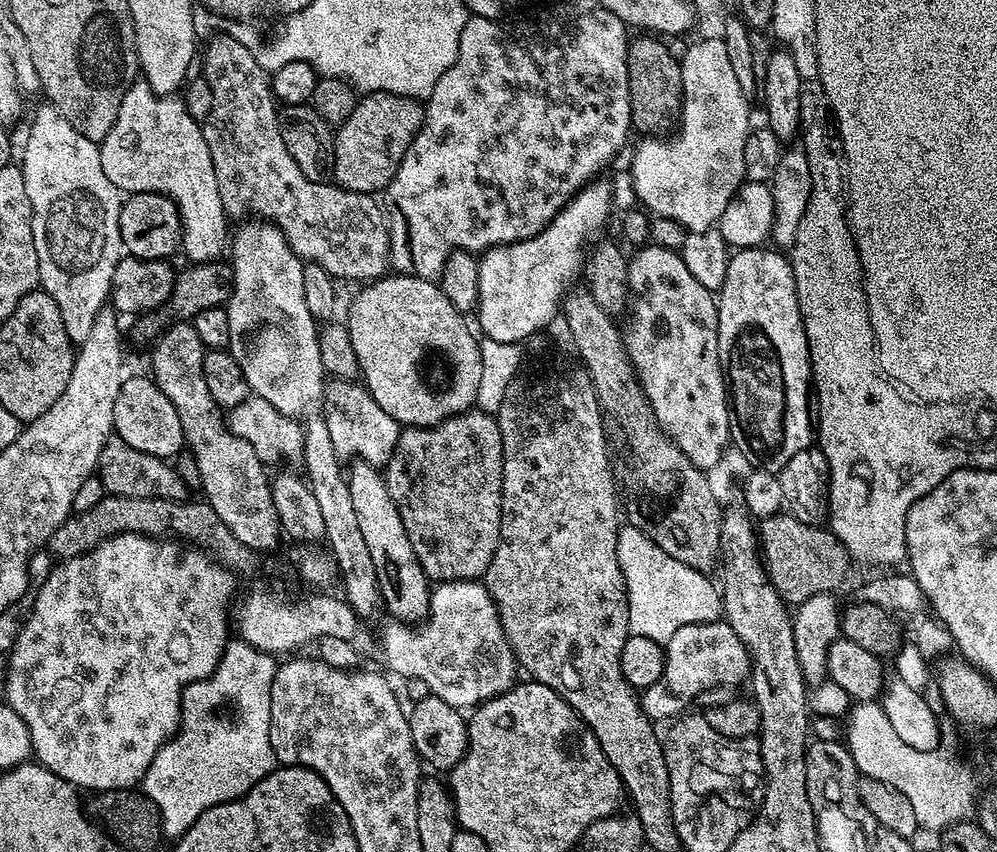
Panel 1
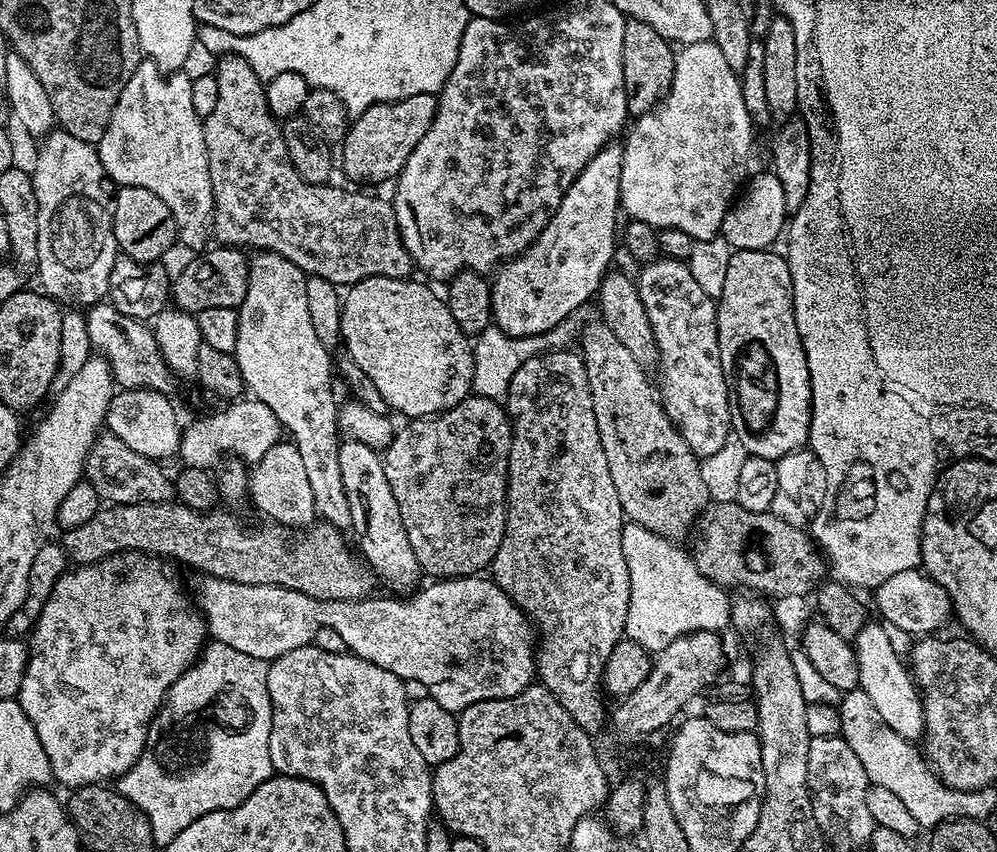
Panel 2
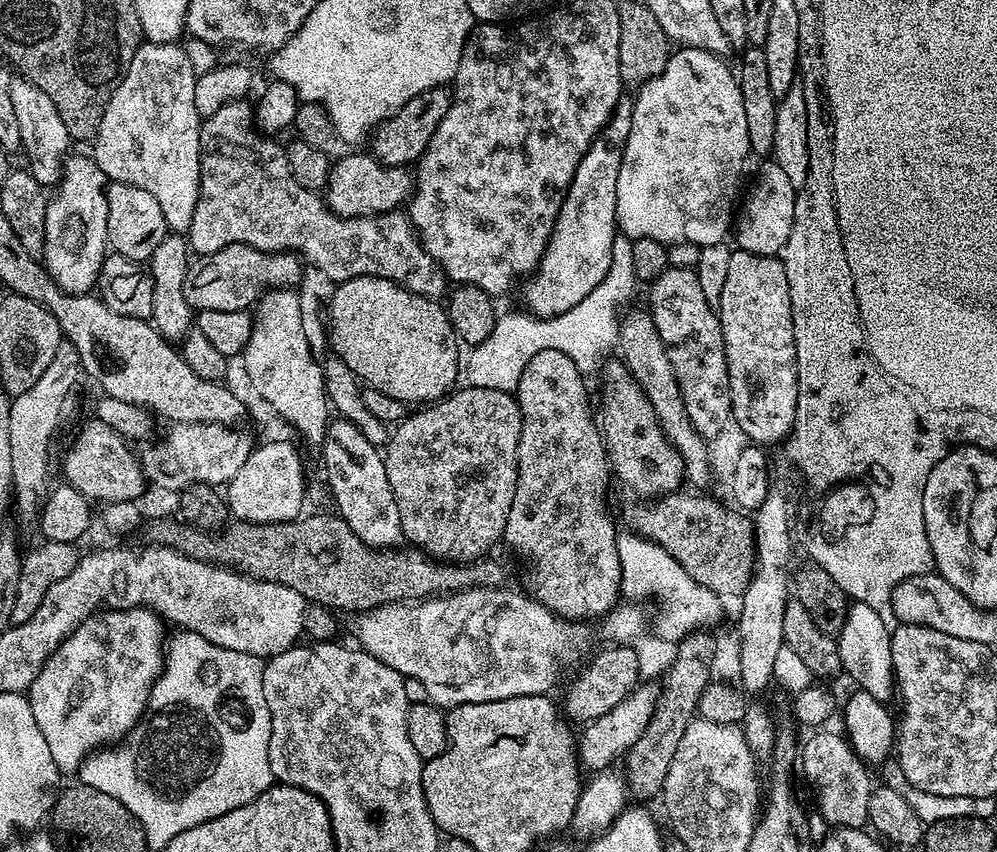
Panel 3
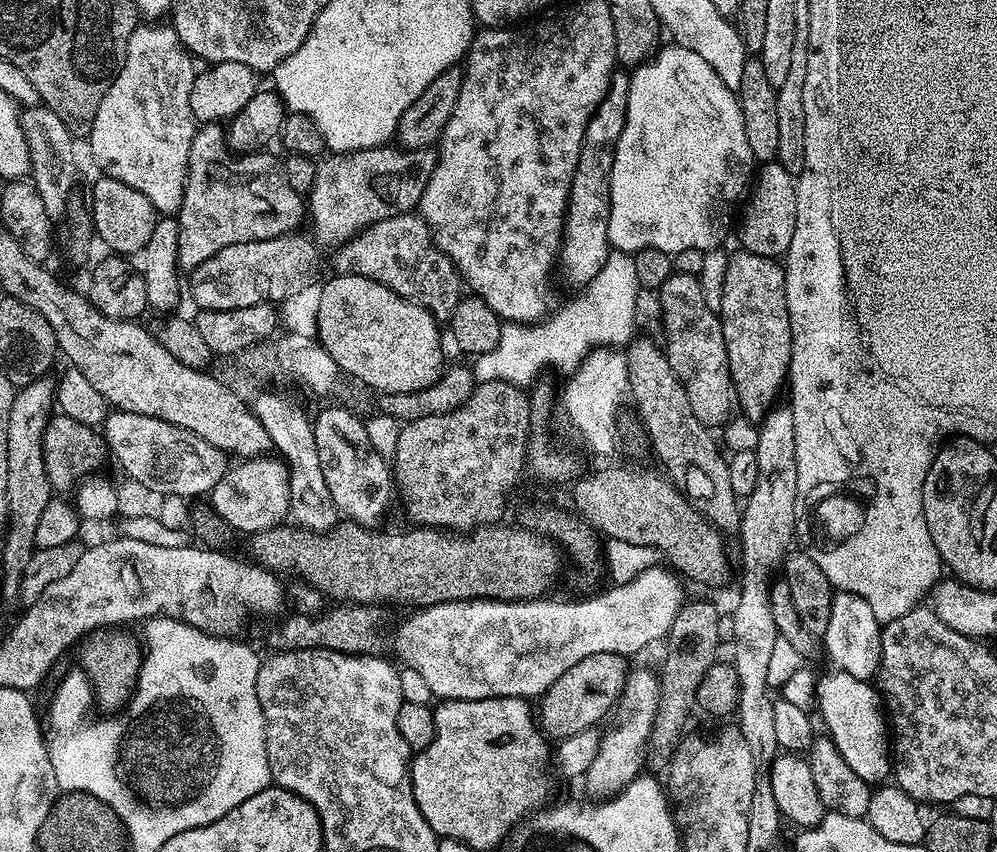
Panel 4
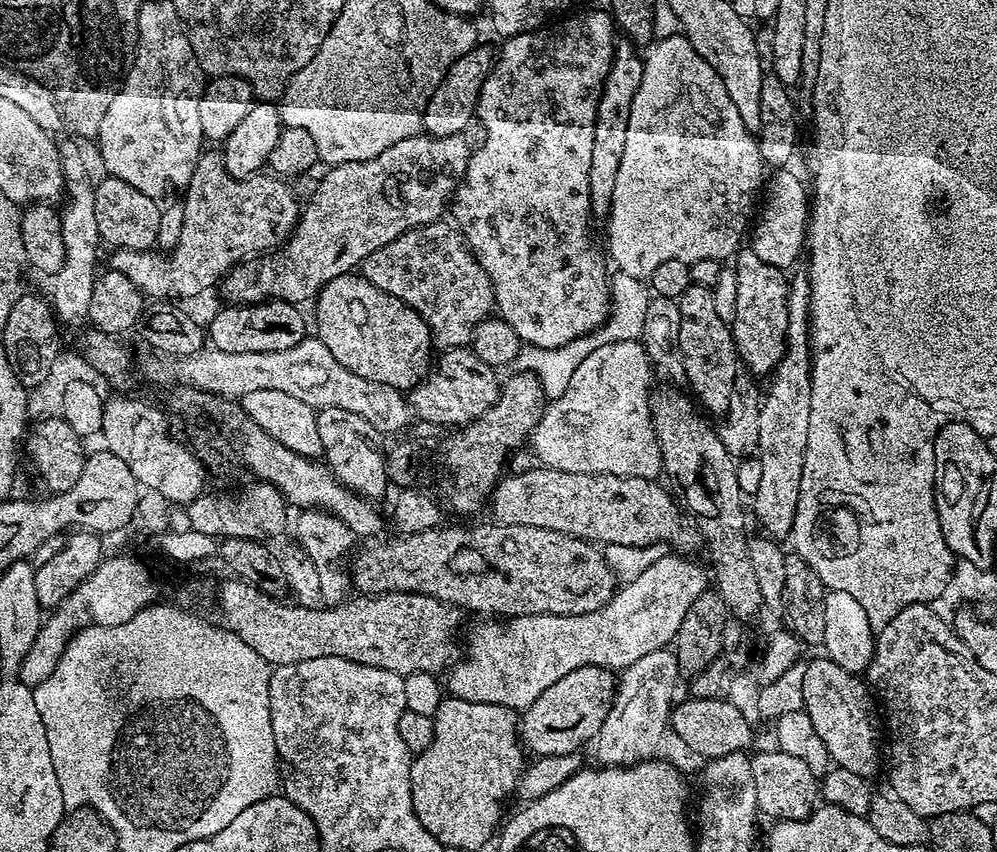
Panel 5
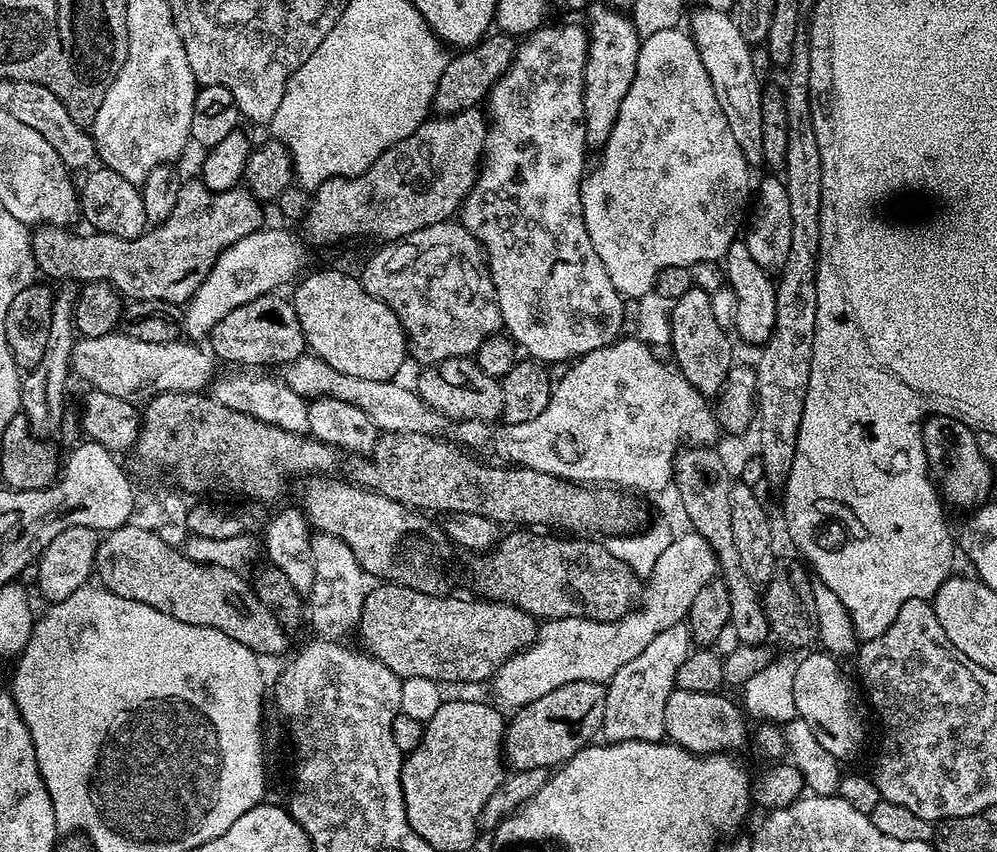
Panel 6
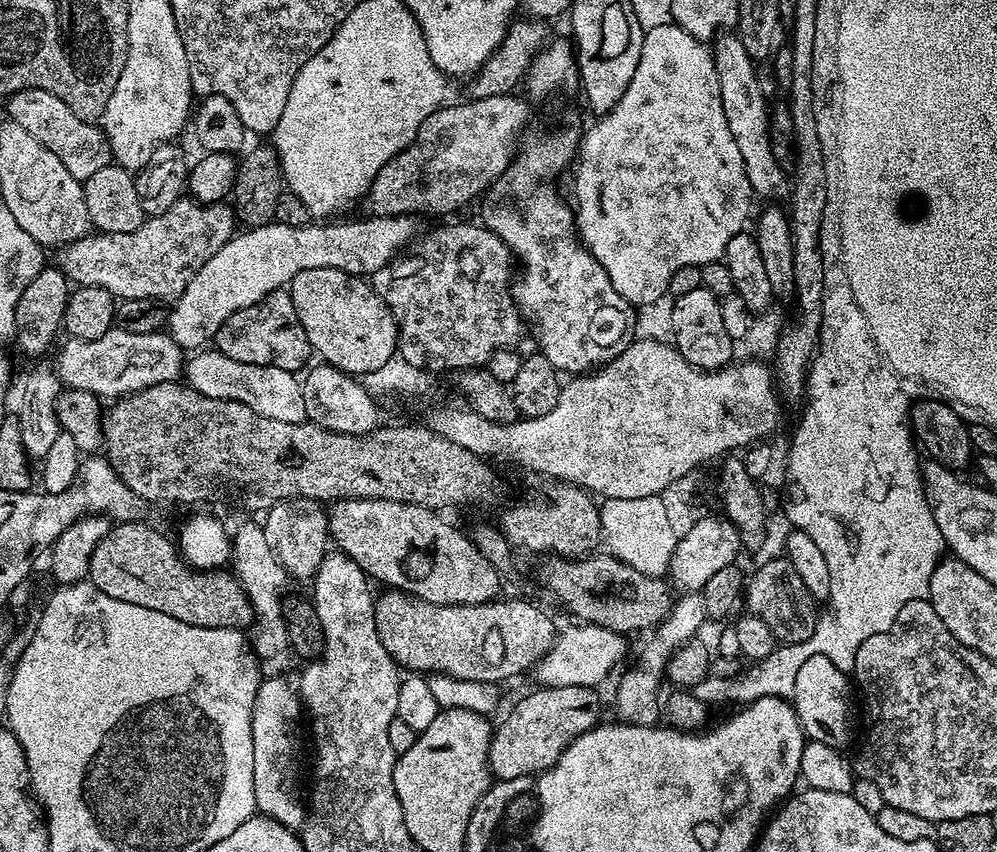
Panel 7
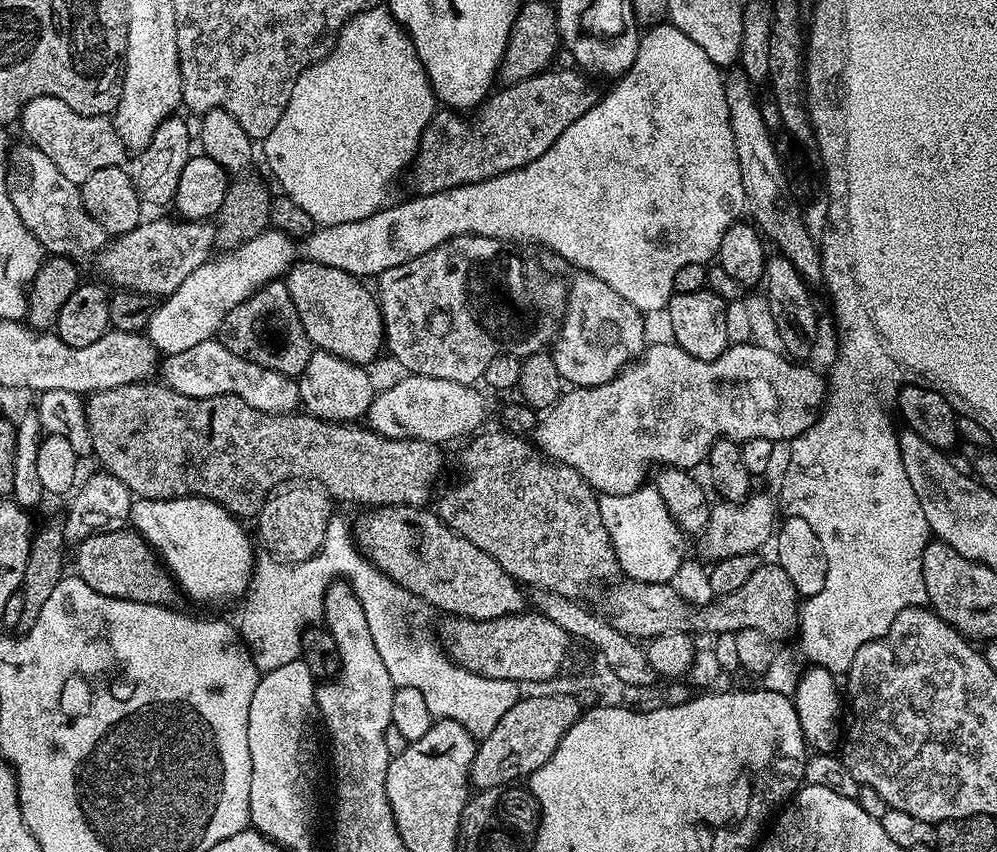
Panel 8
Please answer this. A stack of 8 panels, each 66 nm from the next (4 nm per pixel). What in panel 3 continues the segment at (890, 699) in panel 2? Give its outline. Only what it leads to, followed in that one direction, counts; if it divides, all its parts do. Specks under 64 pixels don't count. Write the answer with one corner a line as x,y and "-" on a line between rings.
855,601
848,609
846,622
843,623
842,630
836,636
838,642
838,650
841,658
842,669
856,682
856,686
874,698
886,702
889,697
894,694
895,676
893,674
893,655
890,651
892,645
891,629
888,622
881,618
873,607
866,606
865,603

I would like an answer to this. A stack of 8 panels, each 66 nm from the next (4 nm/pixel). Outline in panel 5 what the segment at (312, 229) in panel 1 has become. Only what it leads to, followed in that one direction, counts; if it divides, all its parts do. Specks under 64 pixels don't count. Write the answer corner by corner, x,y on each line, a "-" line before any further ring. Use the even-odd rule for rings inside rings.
201,151
196,157
192,177
182,192
184,213
180,233
170,248
172,253
159,256
156,250
117,248
111,253
111,271
126,274
126,278
130,278
138,291
148,298
196,296
216,279
217,283
237,262
256,254
251,252
283,245
296,226
298,201
283,179
264,175
237,180
224,169
219,151
-
444,223
412,228
362,263
365,280
420,313
433,345
440,350
471,345
473,326
493,315
496,302
492,283
473,258
463,236
451,223

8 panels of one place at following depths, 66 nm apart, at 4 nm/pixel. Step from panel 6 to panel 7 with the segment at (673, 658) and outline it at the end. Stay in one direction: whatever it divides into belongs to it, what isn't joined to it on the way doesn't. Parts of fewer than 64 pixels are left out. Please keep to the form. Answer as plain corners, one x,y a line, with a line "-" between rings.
703,591
685,592
673,603
671,612
665,620
657,624
652,636
644,644
636,665
625,674
616,688
617,721
626,724
656,724
662,716
662,694
660,696
660,680
665,679
668,658
673,650
682,647
687,640
693,639
696,632
709,619
706,614

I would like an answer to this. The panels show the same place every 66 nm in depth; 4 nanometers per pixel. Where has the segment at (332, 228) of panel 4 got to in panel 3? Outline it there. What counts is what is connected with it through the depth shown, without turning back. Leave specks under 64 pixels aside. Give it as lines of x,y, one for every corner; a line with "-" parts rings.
371,154
344,156
331,165
326,185
326,203
337,216
370,216
377,212
397,211
413,191
414,176
407,167
382,164

